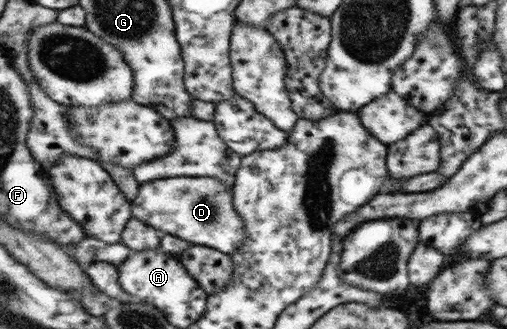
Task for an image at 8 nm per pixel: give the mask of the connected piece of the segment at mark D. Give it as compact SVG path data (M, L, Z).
M210 176L171 177L156 179L140 184L136 197L131 201L132 216L156 228L161 234L170 234L184 239L191 244L203 245L225 254L234 253L244 245L244 220L234 208L233 191L222 180Z

